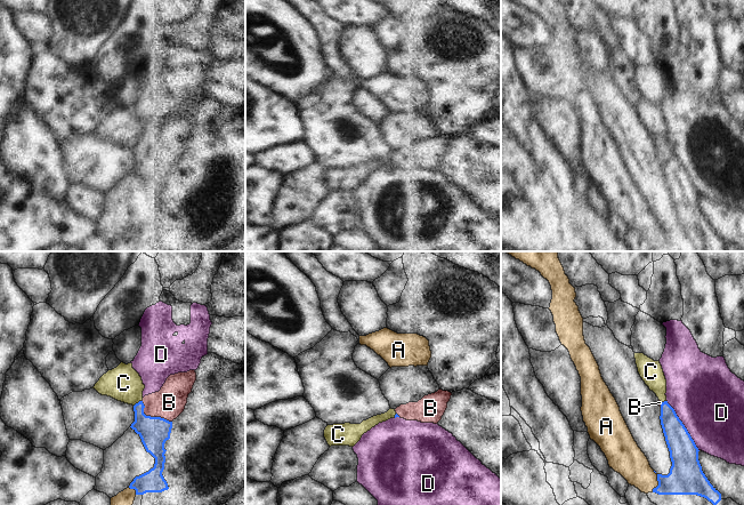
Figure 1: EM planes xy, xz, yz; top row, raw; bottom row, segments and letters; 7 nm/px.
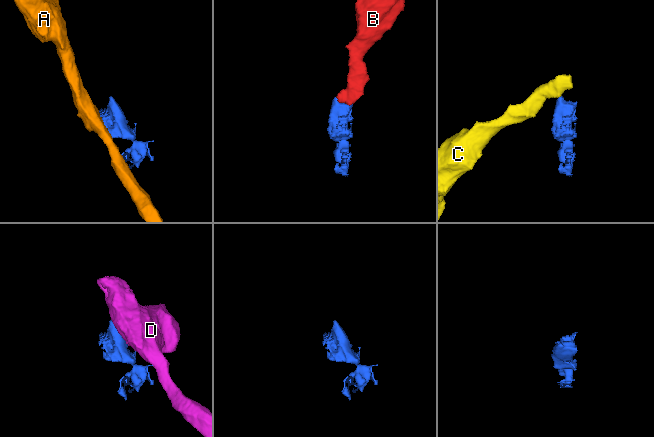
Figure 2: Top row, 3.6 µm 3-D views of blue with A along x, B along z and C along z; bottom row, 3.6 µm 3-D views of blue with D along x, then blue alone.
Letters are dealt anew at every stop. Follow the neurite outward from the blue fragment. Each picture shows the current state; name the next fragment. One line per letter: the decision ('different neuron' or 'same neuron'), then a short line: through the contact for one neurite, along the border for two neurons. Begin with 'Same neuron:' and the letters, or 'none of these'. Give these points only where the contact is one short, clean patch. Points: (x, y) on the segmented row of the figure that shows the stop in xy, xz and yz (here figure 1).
Same neuron: B
A: different neuron
B: same neuron; line xy (153, 431), (152, 417), (169, 402)
C: different neuron; line xy (140, 400), (134, 406)
D: different neuron

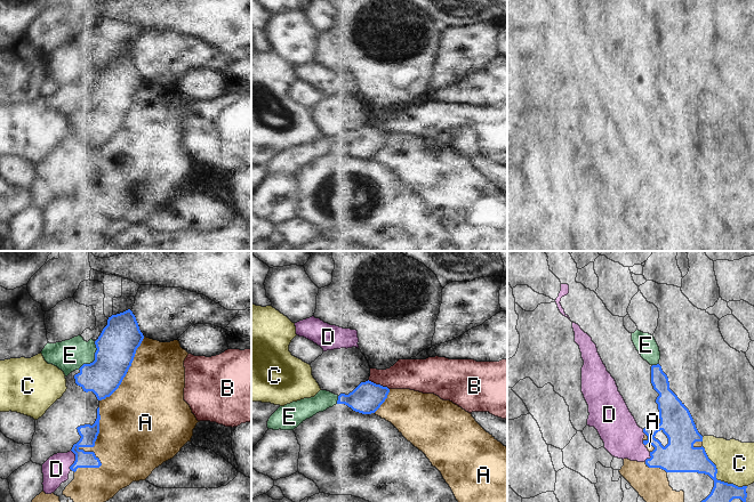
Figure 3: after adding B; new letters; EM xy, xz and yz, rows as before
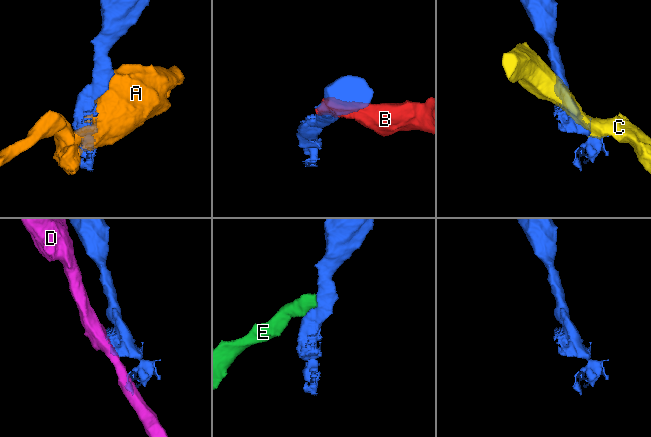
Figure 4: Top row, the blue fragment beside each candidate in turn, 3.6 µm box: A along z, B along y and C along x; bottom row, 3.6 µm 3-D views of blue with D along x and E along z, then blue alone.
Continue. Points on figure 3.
Same neuron: none of these
A: different neuron
B: different neuron; line xz (368, 379), (388, 389)
C: different neuron
D: different neuron
E: different neuron; line xy (95, 341), (95, 358), (89, 363), (83, 363), (78, 369)

